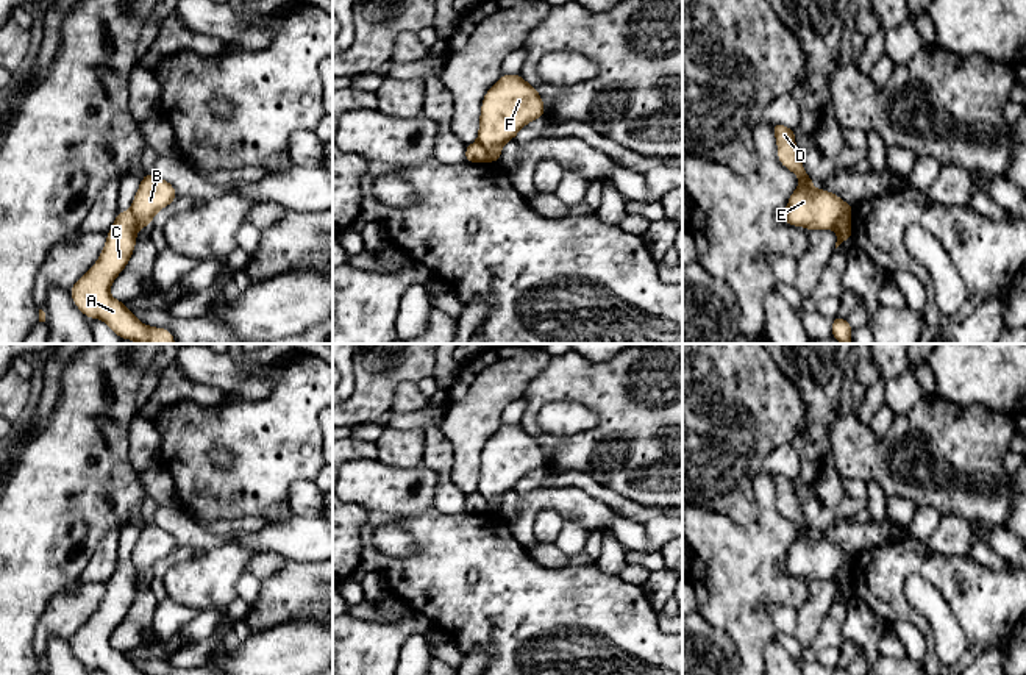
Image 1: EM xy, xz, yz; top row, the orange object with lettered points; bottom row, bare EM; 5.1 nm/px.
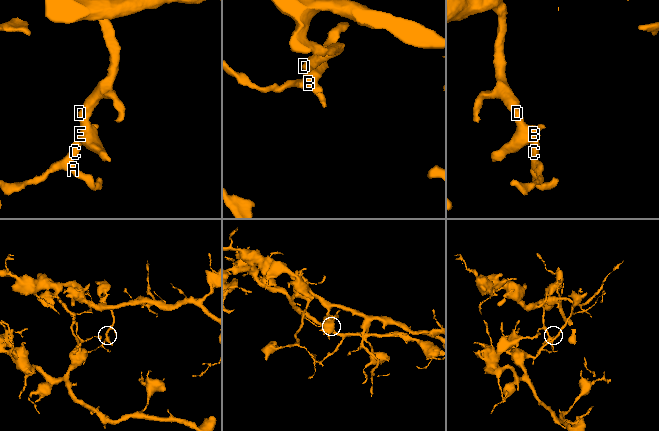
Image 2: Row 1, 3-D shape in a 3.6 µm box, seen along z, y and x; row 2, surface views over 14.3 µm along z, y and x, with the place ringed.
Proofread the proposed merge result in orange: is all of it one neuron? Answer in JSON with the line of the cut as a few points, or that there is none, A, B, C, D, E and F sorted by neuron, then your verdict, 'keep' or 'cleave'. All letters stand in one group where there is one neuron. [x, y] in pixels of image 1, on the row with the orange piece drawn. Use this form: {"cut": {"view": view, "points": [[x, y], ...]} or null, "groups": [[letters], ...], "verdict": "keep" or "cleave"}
{"cut": {"view": "yz", "points": [[850, 214], [842, 214], [831, 227]]}, "groups": [["A", "C"], ["B", "D", "E", "F"]], "verdict": "cleave"}

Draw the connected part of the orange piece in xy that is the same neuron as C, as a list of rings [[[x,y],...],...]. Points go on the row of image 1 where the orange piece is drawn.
[[[119,211],[95,264],[69,289],[77,308],[89,319],[102,319],[119,338],[137,344],[175,344],[166,328],[147,327],[109,294],[112,281],[128,264],[142,227],[131,211]]]

